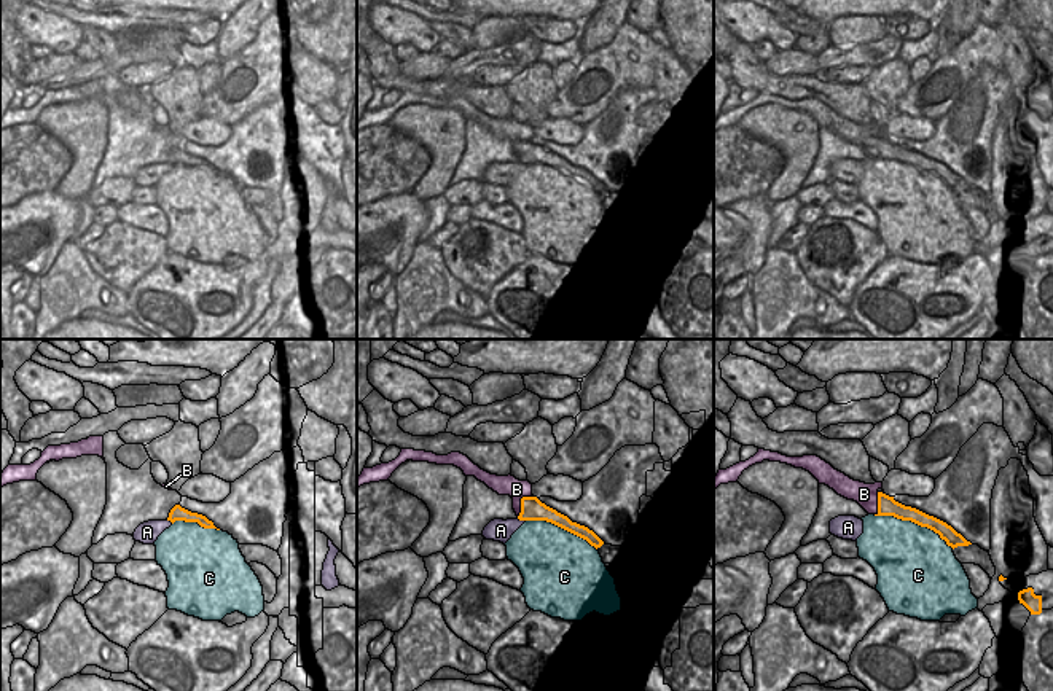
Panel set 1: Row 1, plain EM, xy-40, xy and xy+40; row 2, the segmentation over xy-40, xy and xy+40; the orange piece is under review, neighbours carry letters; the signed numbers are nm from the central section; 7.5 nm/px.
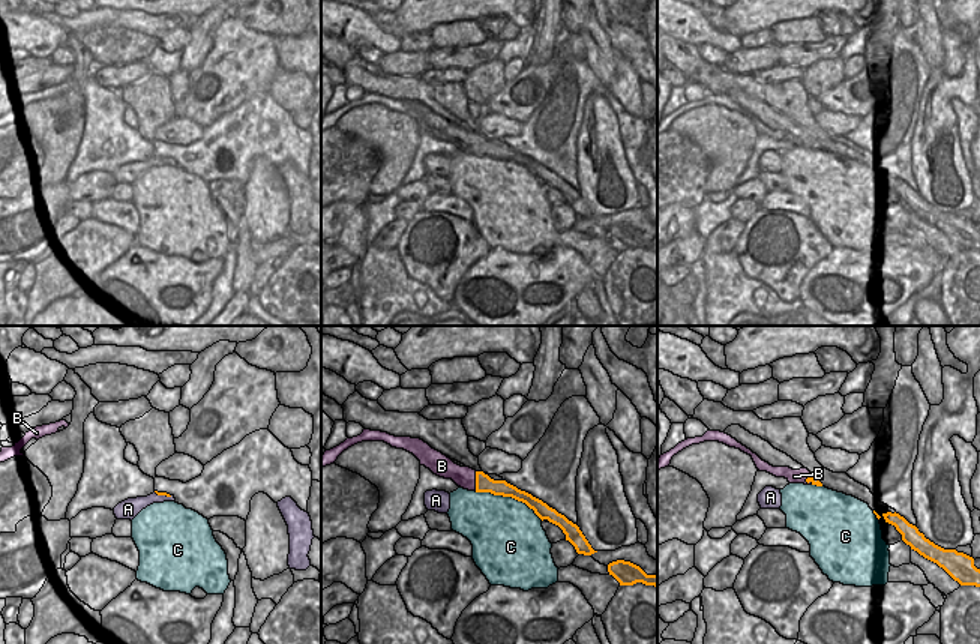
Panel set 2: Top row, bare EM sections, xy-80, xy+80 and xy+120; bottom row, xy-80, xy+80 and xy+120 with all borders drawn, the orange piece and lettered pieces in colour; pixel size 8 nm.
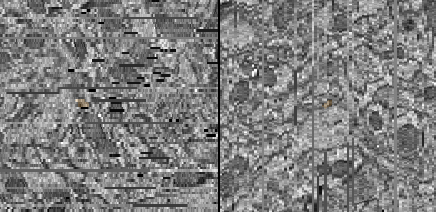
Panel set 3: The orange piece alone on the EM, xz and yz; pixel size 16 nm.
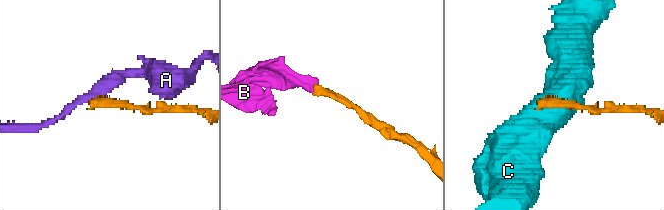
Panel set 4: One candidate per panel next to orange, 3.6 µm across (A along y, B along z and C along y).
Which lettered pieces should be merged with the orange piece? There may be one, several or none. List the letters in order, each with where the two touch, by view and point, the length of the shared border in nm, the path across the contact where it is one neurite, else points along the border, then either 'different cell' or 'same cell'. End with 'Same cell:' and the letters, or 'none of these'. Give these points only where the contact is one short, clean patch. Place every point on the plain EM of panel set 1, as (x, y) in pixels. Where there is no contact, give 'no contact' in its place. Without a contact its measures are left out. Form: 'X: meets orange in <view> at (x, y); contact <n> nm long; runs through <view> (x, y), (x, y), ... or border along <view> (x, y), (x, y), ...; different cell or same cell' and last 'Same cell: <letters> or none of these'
A: meets orange in xy at (521, 163); contact 80 nm long; border along xy (516, 161), (524, 164); different cell
B: meets orange in xy at (521, 147); contact 190 nm long; border along xy (529, 139), (520, 144), (518, 160); different cell
C: meets orange in xy+40 at (913, 164); contact 650 nm long; different cell
Same cell: none of these

